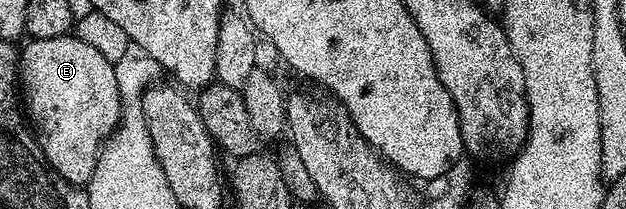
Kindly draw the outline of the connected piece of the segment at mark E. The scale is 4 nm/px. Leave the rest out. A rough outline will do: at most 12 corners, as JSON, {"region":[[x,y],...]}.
{"region":[[73,33],[20,50],[46,162],[85,187],[122,119],[114,63]]}

